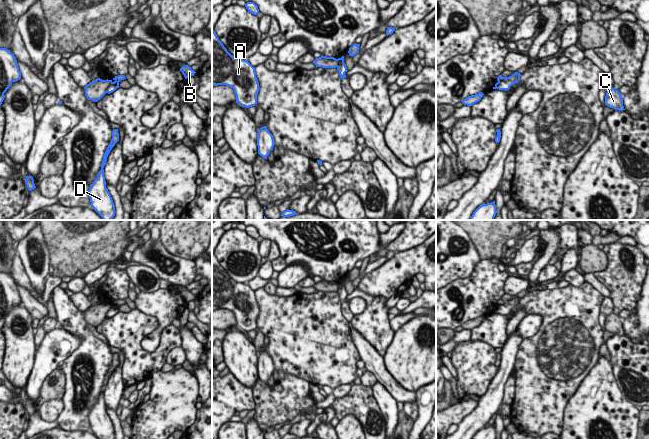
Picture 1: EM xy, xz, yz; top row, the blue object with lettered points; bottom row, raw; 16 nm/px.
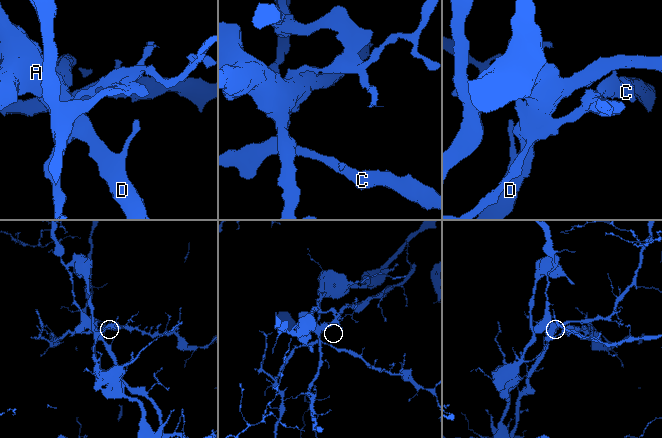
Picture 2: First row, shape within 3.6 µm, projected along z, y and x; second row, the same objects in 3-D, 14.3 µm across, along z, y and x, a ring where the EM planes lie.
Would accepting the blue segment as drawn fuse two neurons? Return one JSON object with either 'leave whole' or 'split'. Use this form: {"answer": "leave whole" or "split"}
{"answer": "split"}

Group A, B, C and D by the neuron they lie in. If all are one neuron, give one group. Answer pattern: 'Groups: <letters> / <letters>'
Groups: A D / B C

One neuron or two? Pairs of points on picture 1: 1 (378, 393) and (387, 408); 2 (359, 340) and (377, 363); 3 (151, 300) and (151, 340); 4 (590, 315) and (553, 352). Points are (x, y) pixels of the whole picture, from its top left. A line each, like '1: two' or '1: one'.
1: one
2: one
3: one
4: one

